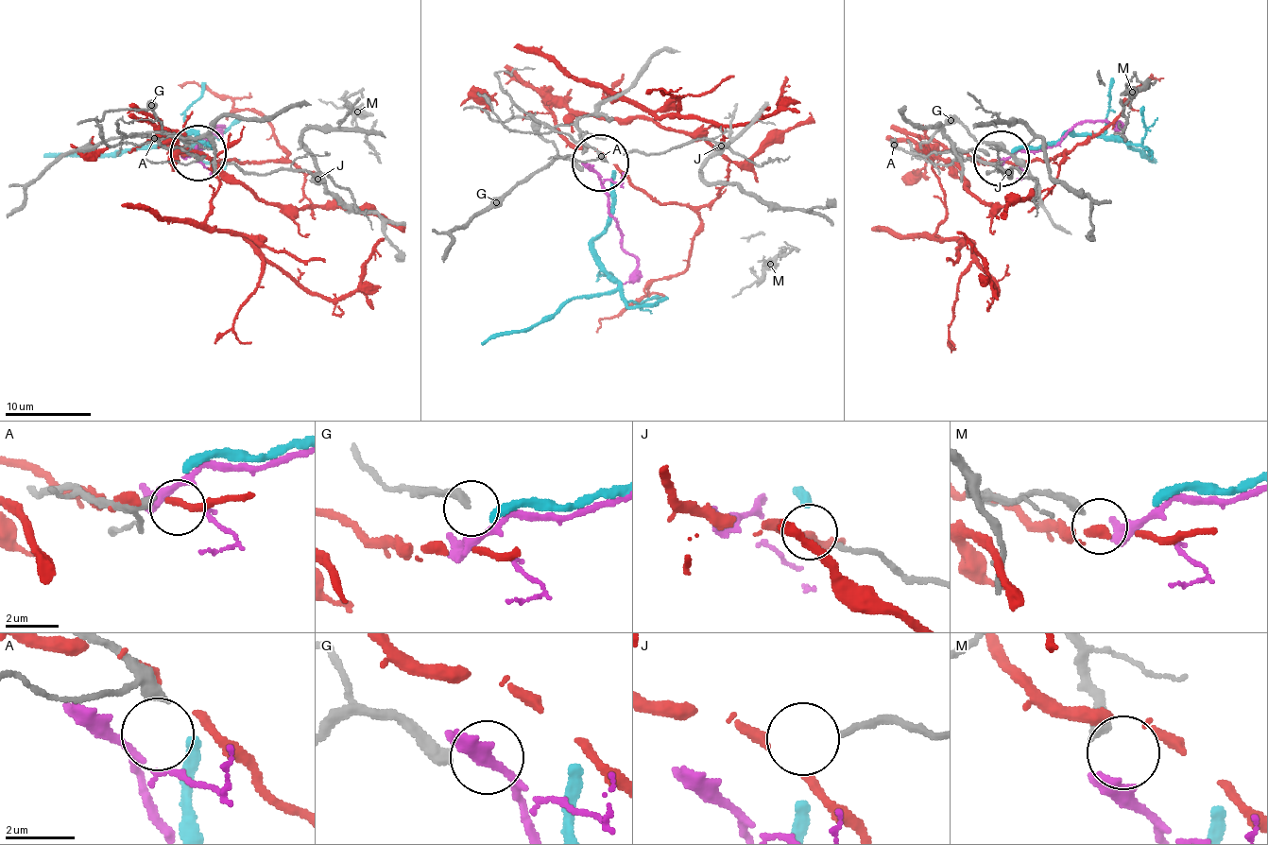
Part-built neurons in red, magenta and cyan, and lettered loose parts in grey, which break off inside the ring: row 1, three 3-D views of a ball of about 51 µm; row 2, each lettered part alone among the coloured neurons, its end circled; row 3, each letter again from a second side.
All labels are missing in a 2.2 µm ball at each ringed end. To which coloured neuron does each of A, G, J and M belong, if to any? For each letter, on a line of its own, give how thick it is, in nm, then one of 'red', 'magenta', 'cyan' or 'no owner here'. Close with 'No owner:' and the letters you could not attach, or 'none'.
A: 280 nm thick; no owner here
G: 360 nm thick; no owner here
J: 180 nm thick; red
M: 360 nm thick; magenta
No owner: A, G

